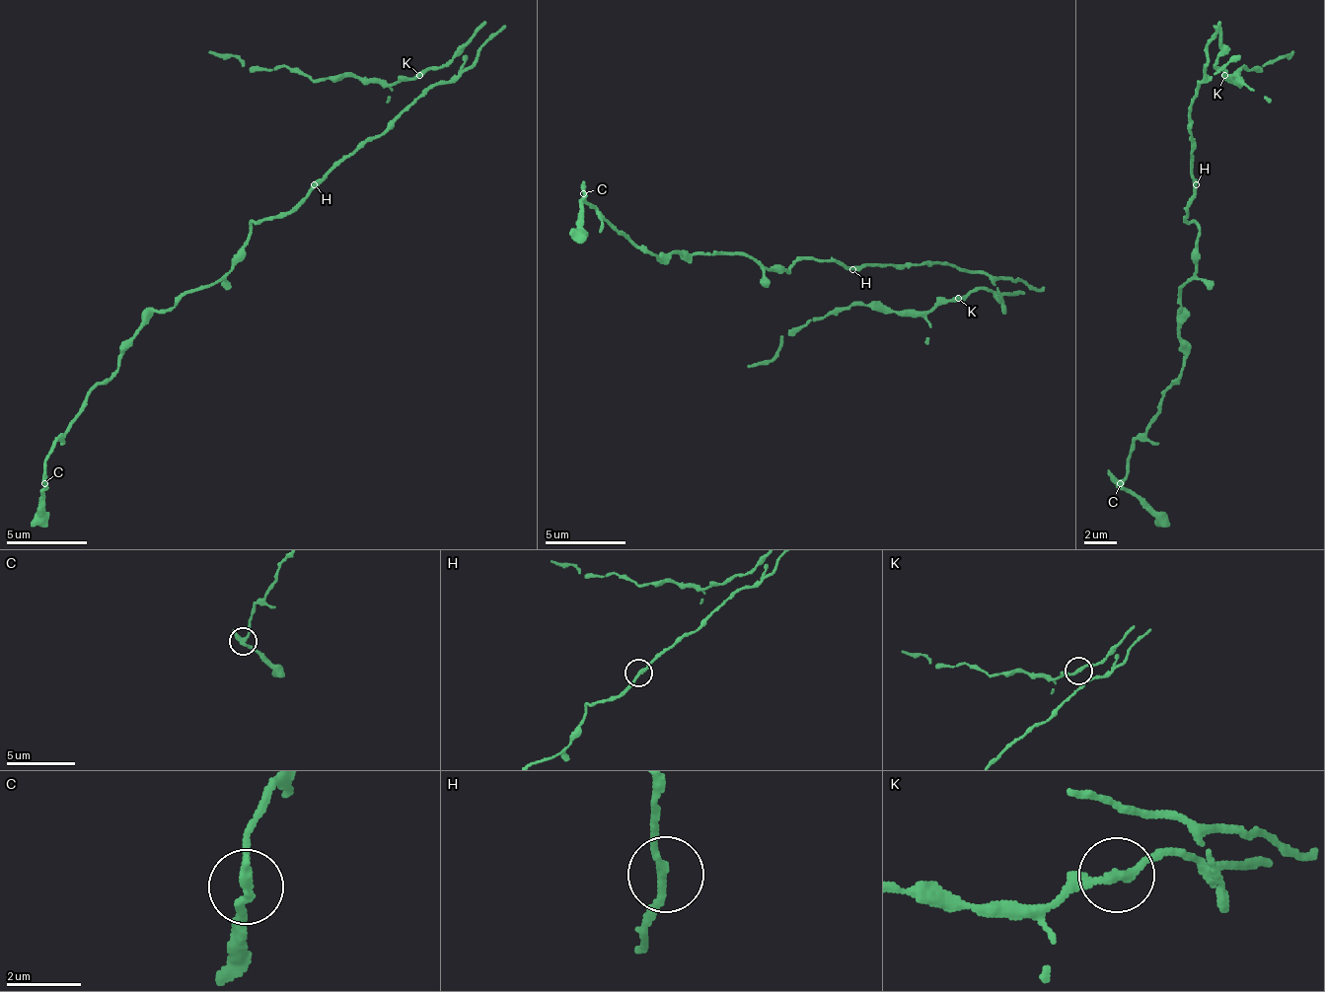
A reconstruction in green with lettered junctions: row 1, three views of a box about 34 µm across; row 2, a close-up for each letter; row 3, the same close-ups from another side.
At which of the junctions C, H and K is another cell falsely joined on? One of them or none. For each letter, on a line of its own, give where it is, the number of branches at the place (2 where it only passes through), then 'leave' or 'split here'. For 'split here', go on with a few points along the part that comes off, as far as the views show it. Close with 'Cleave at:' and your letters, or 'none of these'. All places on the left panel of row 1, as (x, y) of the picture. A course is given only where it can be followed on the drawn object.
C: (44, 483) | 2 | split here | (45, 484), (45, 509), (34, 525)
H: (314, 184) | 2 | leave
K: (419, 75) | 2 | leave
Cleave at: C

